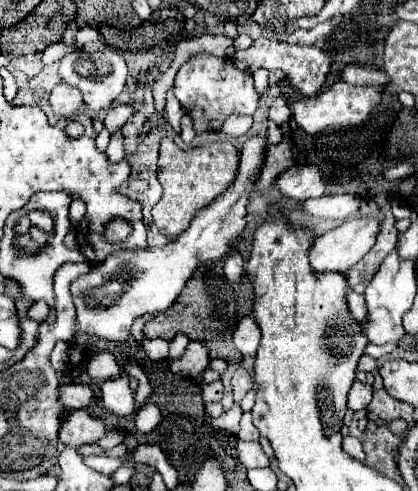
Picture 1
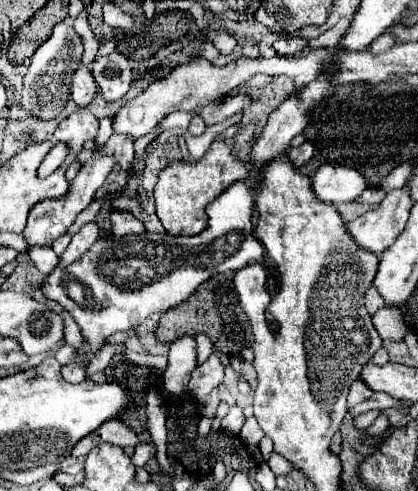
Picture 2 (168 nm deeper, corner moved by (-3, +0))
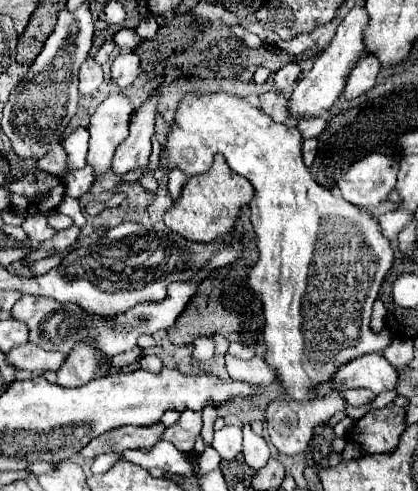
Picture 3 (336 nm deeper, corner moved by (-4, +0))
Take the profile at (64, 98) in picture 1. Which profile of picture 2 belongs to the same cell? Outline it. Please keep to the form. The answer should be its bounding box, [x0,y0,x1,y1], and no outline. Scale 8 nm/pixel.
[70,65,96,107]

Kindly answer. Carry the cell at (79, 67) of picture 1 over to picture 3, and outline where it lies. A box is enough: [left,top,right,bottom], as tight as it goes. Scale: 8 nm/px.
[111,51,139,89]

